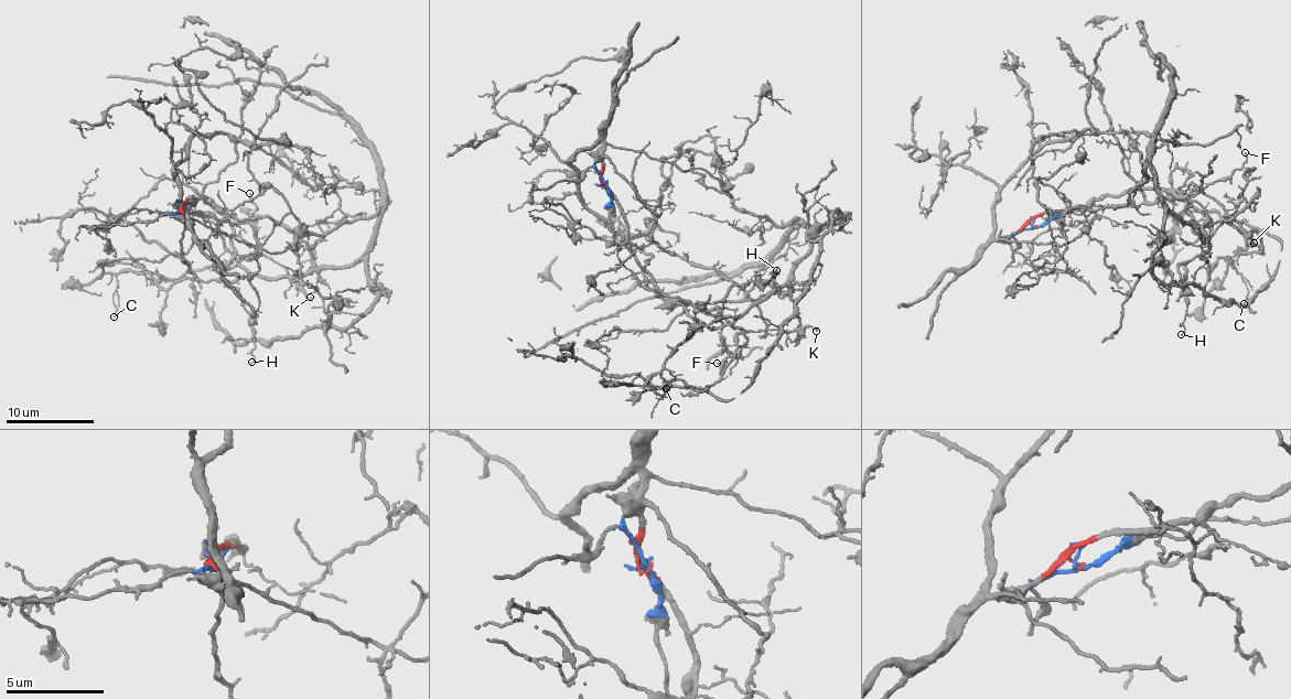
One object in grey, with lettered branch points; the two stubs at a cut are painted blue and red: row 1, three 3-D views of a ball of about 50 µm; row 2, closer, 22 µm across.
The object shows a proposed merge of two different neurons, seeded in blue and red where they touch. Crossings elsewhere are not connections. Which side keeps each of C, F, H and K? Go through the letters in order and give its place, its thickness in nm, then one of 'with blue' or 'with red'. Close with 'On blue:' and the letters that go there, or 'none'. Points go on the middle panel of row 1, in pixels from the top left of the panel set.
C: place (666, 388); calibre 150 nm; with blue
F: place (717, 363); calibre 110 nm; with red
H: place (776, 270); calibre 90 nm; with blue
K: place (816, 331); calibre 140 nm; with red
On blue: C, H

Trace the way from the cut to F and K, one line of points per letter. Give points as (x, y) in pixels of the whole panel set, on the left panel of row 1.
F: (181, 213), (178, 210), (197, 197), (235, 223), (254, 218), (250, 194)
K: (181, 213), (191, 197), (250, 224), (259, 250), (310, 297)

